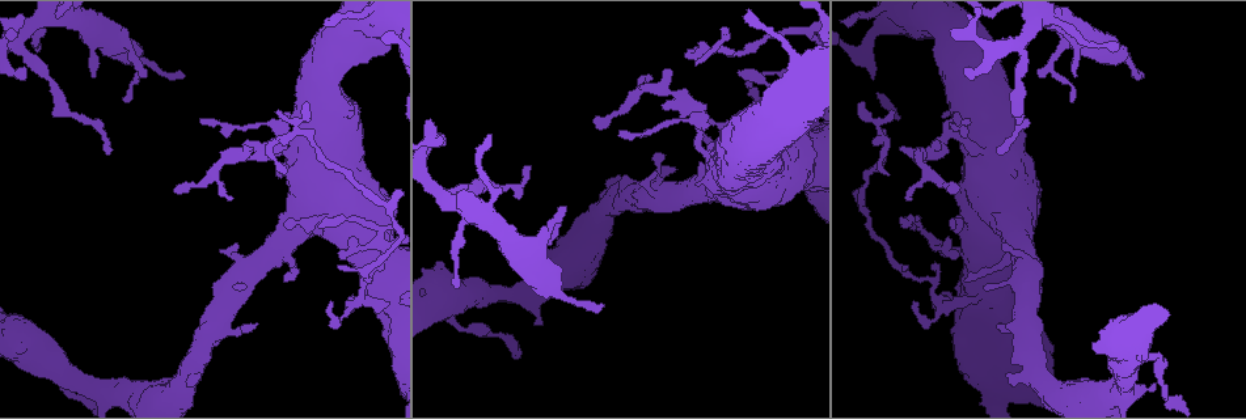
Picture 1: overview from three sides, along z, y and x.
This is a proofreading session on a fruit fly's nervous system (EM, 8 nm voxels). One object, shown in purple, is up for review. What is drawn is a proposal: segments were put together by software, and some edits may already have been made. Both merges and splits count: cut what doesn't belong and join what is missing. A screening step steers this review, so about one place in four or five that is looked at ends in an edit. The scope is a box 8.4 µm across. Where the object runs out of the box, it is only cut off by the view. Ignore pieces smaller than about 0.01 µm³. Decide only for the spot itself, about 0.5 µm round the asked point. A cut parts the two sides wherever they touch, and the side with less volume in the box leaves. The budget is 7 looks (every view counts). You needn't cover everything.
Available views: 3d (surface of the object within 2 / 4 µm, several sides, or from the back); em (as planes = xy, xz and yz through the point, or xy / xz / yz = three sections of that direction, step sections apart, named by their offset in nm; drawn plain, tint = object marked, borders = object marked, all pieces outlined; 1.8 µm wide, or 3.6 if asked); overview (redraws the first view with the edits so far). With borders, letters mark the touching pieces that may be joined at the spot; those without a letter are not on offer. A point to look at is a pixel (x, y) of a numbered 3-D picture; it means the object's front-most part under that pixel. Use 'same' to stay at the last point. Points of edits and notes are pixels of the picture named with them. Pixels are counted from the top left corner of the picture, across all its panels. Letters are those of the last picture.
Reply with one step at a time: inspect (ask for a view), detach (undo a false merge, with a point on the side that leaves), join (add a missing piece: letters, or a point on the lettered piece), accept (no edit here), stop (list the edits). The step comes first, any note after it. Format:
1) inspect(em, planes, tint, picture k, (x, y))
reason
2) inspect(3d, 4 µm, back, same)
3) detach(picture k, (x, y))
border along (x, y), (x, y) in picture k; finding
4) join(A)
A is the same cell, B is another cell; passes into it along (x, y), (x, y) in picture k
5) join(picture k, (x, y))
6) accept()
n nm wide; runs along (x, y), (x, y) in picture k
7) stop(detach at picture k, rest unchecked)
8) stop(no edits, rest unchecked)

inspect(3d, 4 µm, back, picture 1, (307, 103))
tapers out

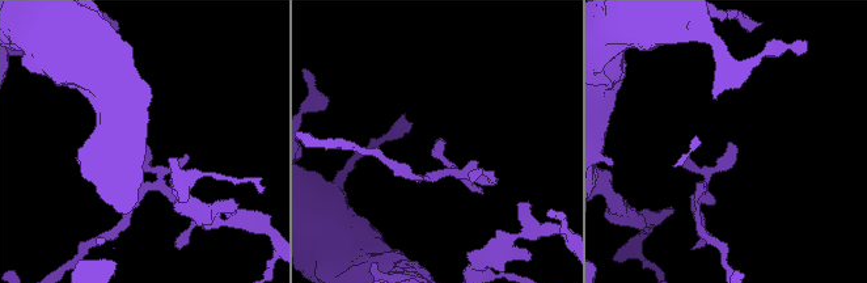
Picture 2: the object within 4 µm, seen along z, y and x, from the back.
inspect(em, planes, plain, picture 2, (435, 142))
need the tissue

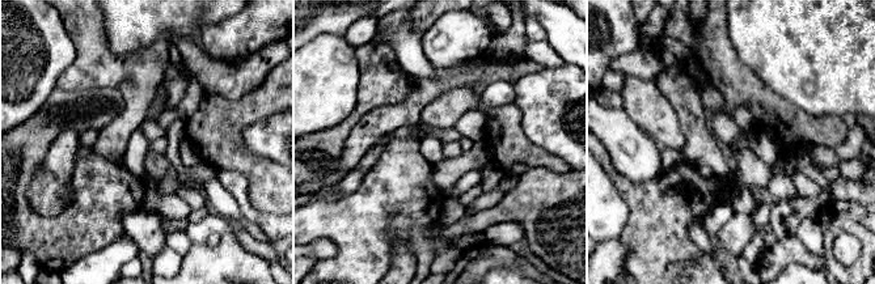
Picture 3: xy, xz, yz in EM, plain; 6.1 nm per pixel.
inspect(em, planes, borders, same)
see the neighbours

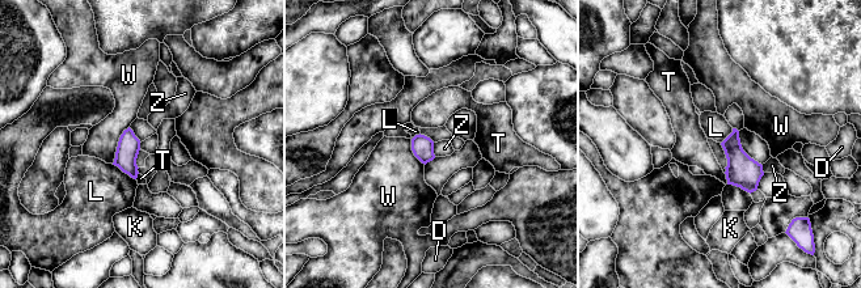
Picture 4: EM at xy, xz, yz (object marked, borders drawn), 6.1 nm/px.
accept()
D, K, L, T, W and Z are other cells; border along (433, 143), (433, 153), (435, 156) in picture 4; no lettered piece goes on from it

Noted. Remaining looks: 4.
inspect(em, planes, borders, picture 1, (352, 305))
abrupt turn

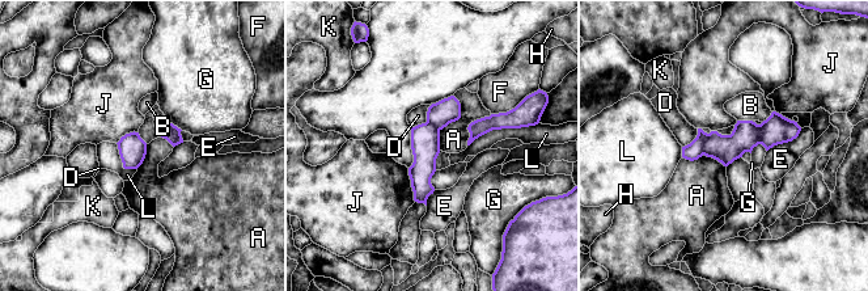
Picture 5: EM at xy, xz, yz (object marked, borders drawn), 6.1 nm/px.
detach(picture 5, (693, 151))
A, B, D, E, F, G, H, J, K and L are other cells; border along (708, 134), (702, 154) in picture 5; two cells meet here

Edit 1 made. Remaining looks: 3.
stop(detach at picture 5, rest unchecked)

